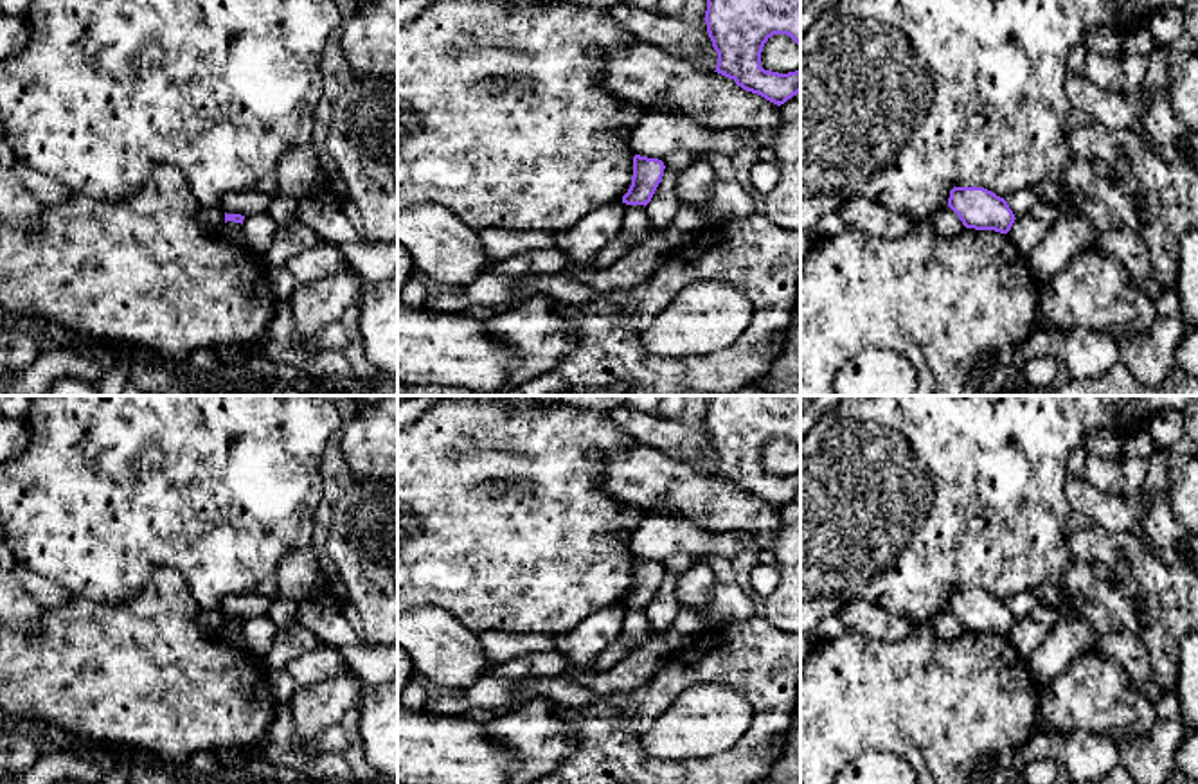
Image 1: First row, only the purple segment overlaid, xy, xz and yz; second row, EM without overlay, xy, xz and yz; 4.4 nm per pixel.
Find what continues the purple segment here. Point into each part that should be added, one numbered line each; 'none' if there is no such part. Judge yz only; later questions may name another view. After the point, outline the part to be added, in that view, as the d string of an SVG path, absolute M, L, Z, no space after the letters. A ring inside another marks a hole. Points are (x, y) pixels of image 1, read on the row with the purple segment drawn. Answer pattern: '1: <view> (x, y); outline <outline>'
none

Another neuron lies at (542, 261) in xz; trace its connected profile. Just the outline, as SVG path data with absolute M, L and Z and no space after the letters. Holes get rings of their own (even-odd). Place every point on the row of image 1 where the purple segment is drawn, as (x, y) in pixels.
M478 228L477 236L493 263L486 273L525 279L561 275L568 257L556 246L556 236L541 230Z

